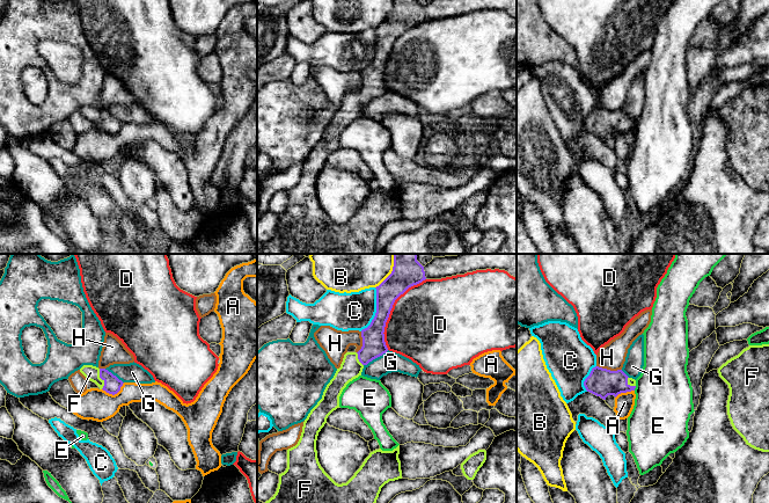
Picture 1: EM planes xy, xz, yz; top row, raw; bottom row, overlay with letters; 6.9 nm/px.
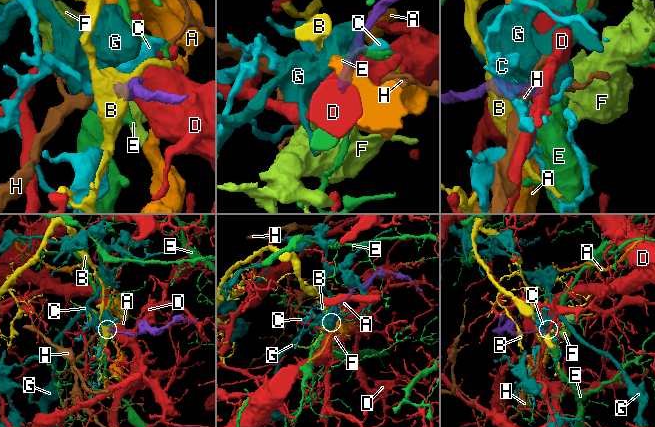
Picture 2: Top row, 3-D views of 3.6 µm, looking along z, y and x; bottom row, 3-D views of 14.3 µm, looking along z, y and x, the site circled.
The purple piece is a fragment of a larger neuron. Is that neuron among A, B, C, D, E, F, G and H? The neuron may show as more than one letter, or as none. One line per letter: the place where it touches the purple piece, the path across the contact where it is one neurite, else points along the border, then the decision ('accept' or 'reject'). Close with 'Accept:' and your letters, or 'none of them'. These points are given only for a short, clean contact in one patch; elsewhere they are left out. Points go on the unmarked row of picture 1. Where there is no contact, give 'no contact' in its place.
A: meets purple in xy at (114, 135); border along xy (124, 123), (114, 135), (102, 130); reject
B: meets purple in xz at (390, 14); reject
C: meets purple in xz at (376, 51); reject
D: meets purple in xz at (390, 50); reject
E: meets purple in yz at (635, 128); border along yz (636, 126), (634, 130); reject
F: meets purple in xy at (101, 118); runs through xy (112, 125), (101, 118), (90, 113); accept
G: meets purple in xz at (375, 97); border along xz (388, 90), (364, 106); reject
H: meets purple in yz at (609, 110); border along yz (597, 106), (603, 109), (621, 110); reject
Accept: F

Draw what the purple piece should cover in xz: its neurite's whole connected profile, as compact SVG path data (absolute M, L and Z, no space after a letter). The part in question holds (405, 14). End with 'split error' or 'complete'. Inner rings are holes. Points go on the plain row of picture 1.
M394 0L391 14L376 27L376 53L371 65L361 71L362 87L358 93L346 93L340 108L327 125L322 139L303 162L298 184L287 190L287 209L279 214L276 234L264 243L261 254L378 254L375 243L381 228L389 221L402 219L400 185L393 191L381 189L369 194L360 209L346 223L336 224L321 207L317 199L316 181L328 156L339 148L339 137L346 125L361 116L362 109L373 100L388 92L384 67L395 41L409 28L425 21L424 7L417 0Z; split error

